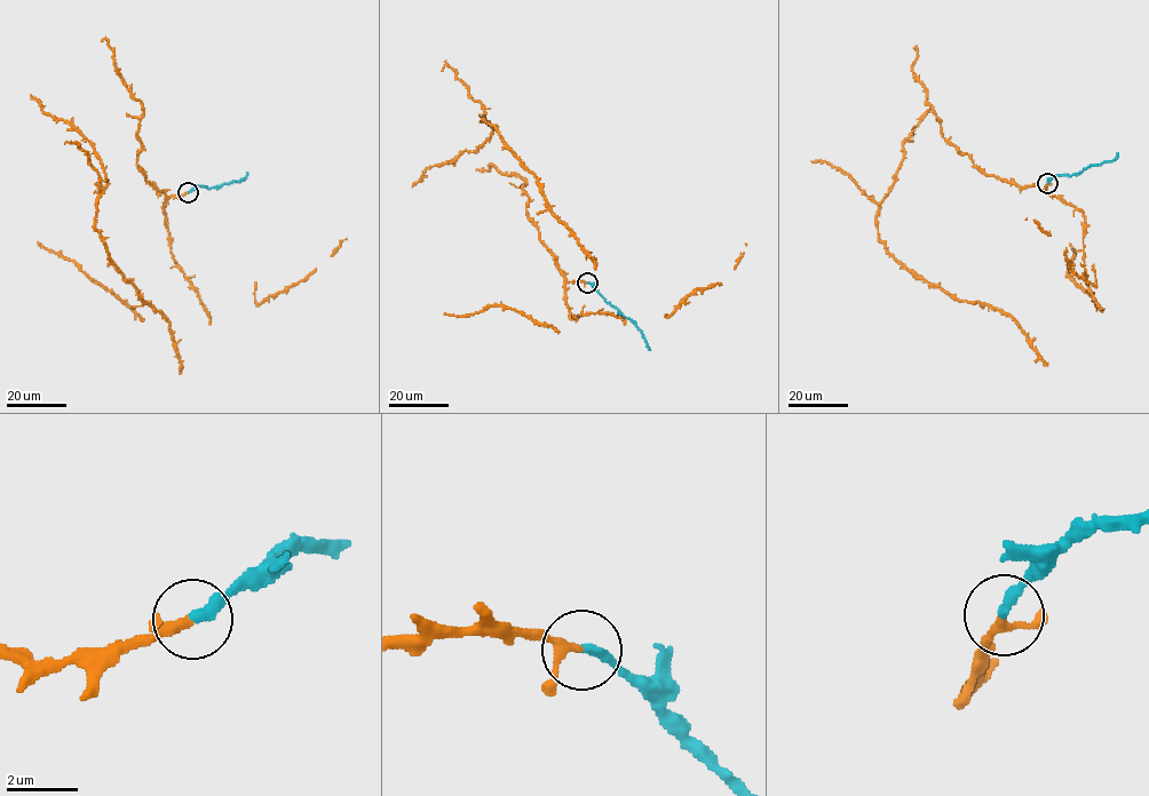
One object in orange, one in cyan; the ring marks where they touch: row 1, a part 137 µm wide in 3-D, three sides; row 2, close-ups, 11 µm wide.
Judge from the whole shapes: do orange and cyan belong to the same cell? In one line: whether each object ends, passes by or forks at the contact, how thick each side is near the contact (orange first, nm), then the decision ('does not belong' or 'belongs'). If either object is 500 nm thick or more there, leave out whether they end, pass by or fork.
orange passes by; cyan ends there; 220 nm thick on the orange side, 320 nm on the other; belongs

